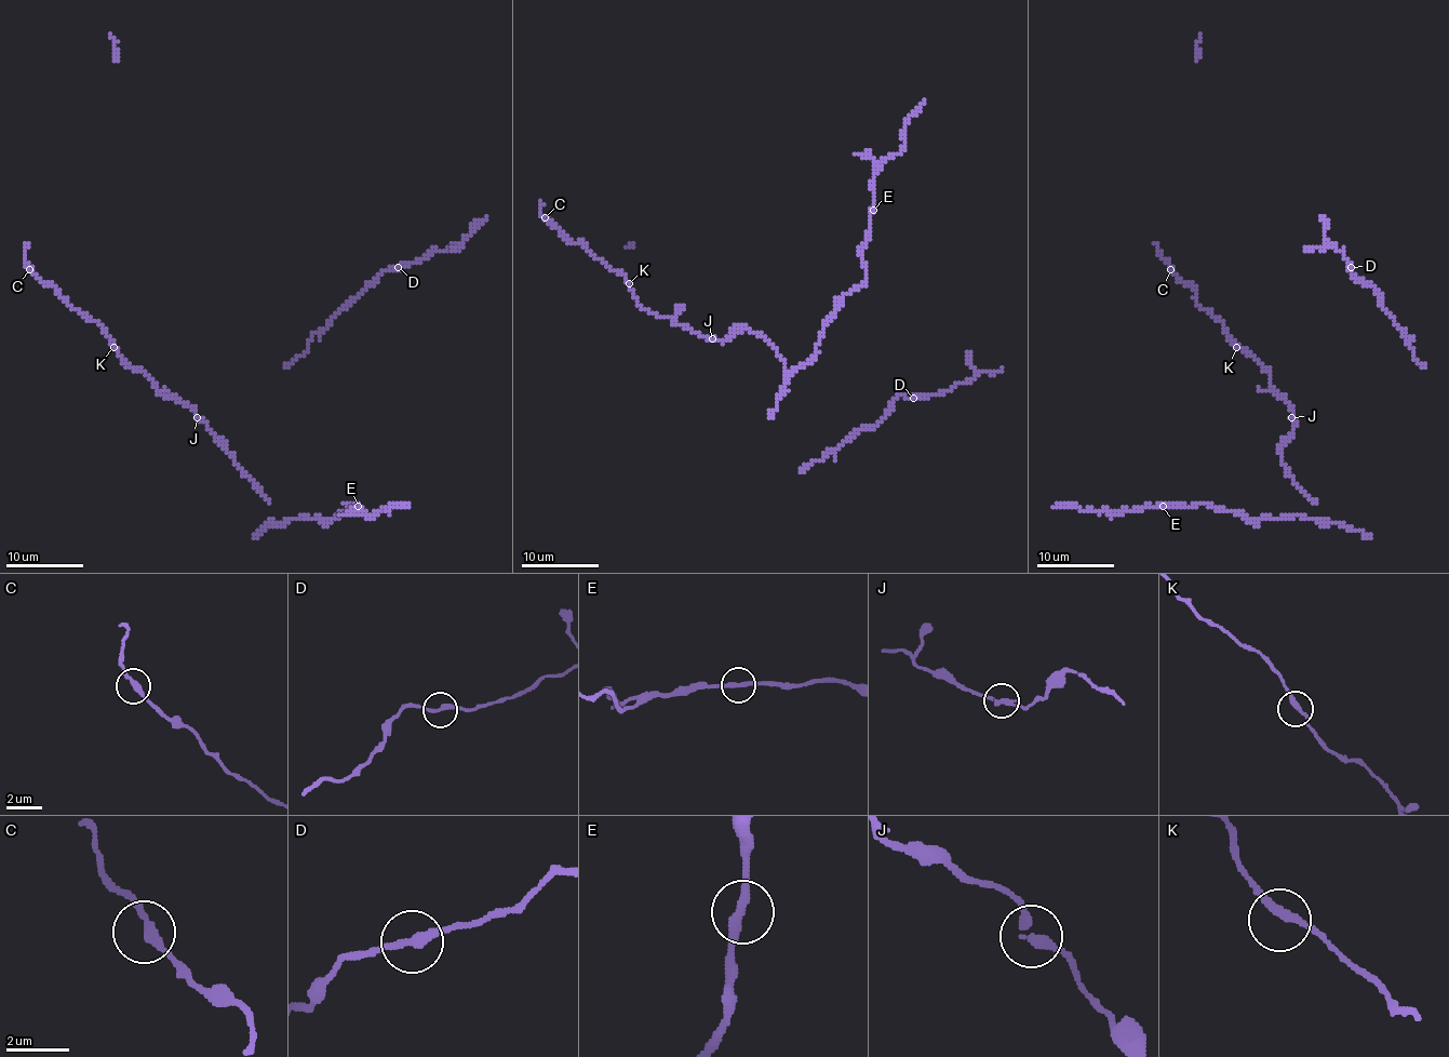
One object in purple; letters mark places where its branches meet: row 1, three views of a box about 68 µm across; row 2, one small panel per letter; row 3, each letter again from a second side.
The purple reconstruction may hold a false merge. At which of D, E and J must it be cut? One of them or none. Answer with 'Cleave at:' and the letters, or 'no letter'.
Cleave at: J

